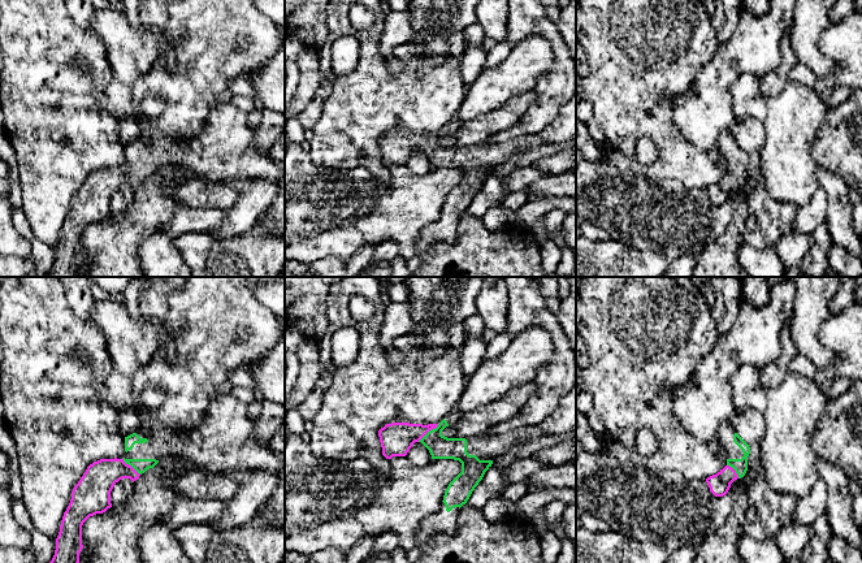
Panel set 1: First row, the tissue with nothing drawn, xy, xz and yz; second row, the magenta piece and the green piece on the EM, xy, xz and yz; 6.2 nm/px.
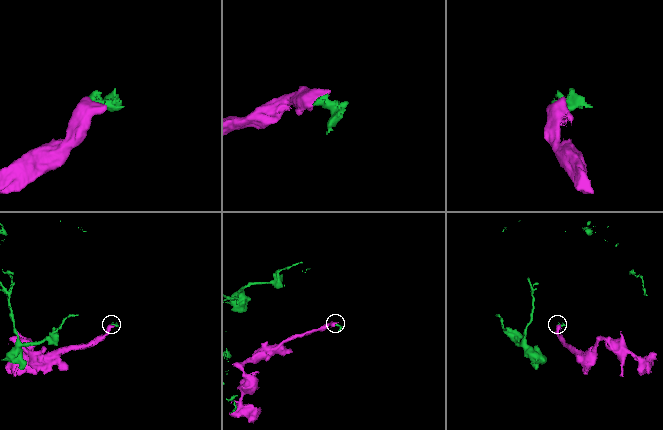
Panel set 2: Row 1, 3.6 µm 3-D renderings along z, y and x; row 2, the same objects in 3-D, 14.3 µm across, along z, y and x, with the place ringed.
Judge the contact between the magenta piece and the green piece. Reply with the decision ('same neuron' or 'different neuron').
same neuron

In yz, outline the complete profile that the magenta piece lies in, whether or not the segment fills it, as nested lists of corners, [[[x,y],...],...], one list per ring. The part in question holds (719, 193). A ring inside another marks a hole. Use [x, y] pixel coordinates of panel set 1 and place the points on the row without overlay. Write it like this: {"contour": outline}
{"contour": [[[728,129],[719,134],[716,147],[728,163],[727,174],[716,183],[707,186],[706,191],[715,205],[723,205],[735,189],[745,185],[750,156],[736,142]]]}

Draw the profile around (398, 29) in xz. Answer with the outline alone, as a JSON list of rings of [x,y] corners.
[[[386,10],[380,43],[381,53],[385,57],[391,56],[397,46],[408,43],[415,35],[417,33],[412,27],[408,10]]]

